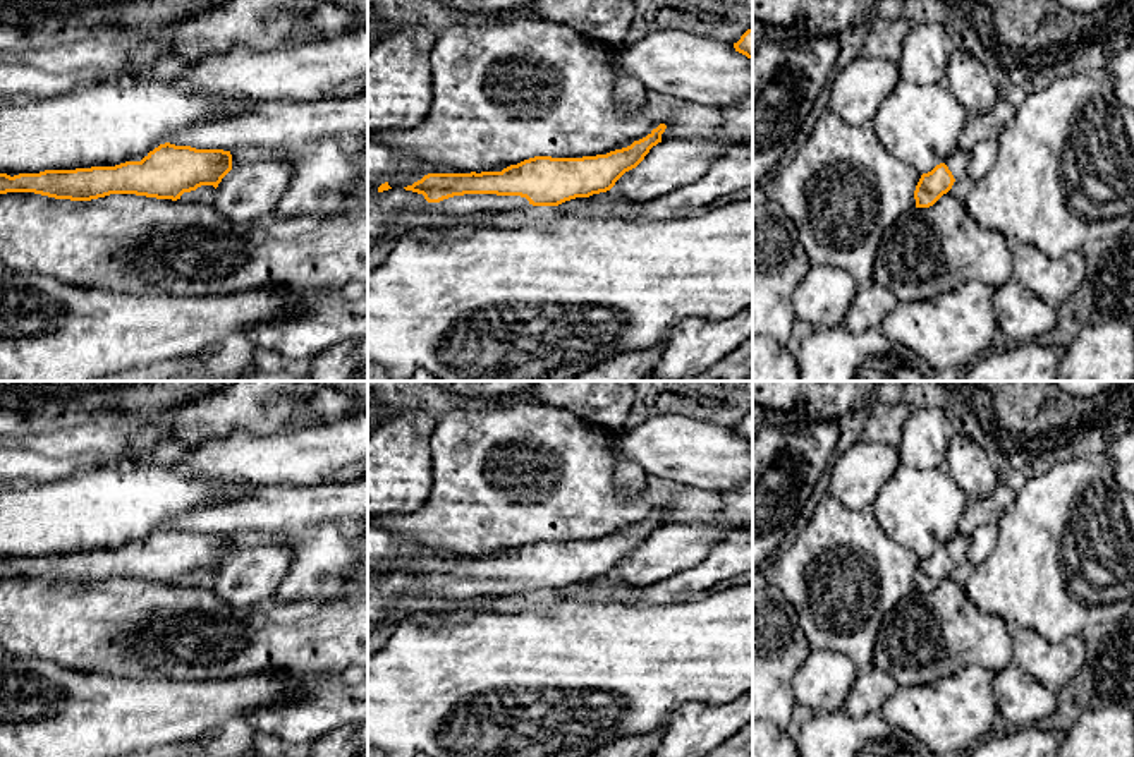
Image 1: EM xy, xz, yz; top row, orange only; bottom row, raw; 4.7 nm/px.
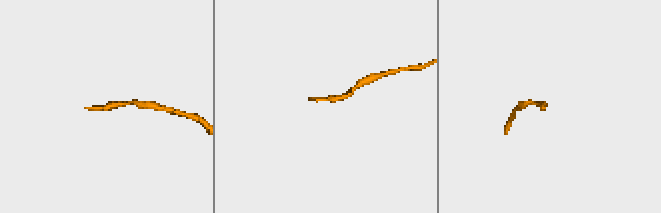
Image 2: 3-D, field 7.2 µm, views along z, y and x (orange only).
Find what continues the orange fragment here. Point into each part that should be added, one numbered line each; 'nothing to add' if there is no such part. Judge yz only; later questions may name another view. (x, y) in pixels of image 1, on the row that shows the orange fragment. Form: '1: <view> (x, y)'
1: yz (957, 163)

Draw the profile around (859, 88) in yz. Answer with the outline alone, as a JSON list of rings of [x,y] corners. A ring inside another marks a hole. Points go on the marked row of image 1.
[[[857,57],[835,77],[828,108],[850,127],[871,124],[899,81],[897,62]]]

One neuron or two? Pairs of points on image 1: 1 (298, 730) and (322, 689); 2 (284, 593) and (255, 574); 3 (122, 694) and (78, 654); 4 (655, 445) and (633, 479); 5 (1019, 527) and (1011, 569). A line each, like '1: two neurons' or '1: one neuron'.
1: one neuron
2: two neurons
3: two neurons
4: two neurons
5: one neuron

